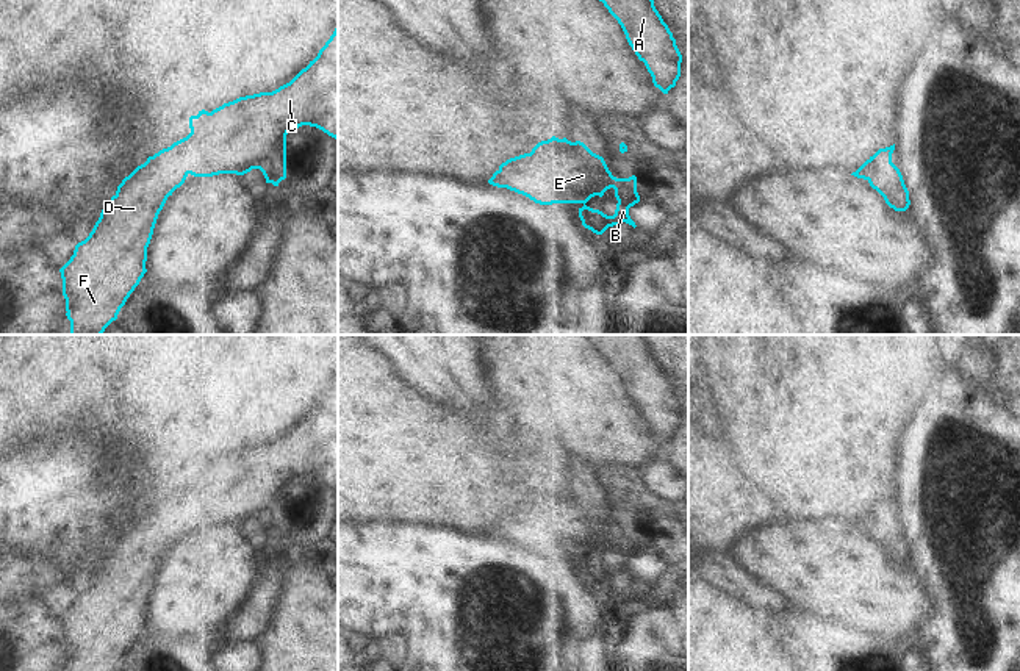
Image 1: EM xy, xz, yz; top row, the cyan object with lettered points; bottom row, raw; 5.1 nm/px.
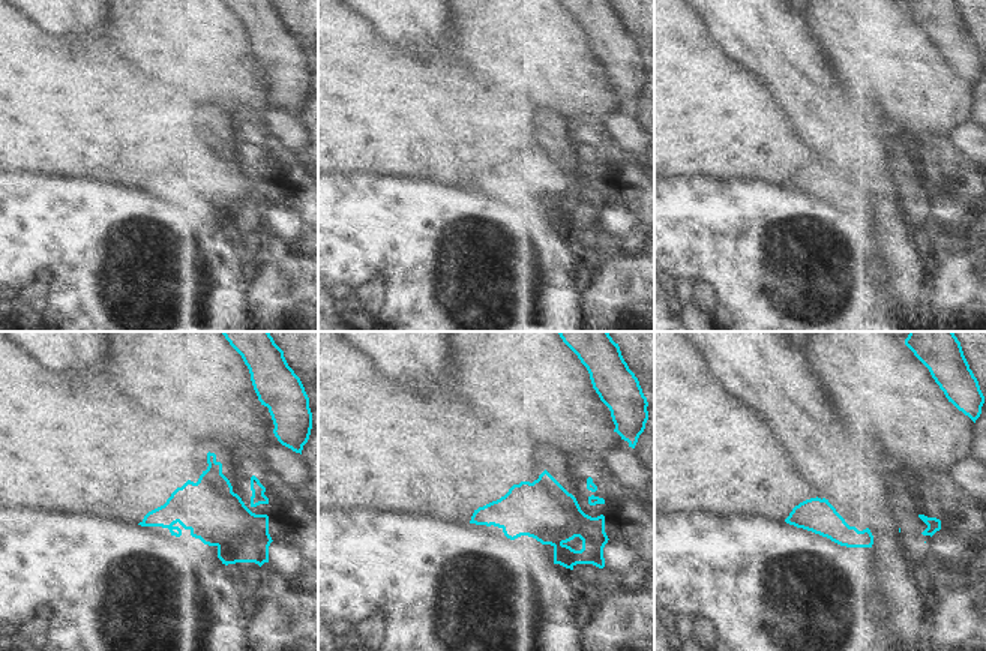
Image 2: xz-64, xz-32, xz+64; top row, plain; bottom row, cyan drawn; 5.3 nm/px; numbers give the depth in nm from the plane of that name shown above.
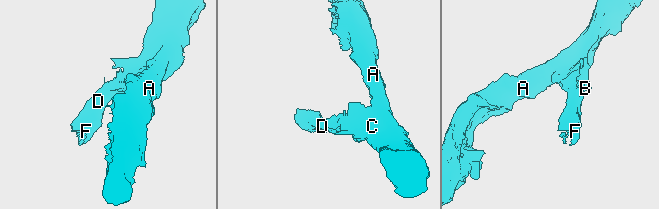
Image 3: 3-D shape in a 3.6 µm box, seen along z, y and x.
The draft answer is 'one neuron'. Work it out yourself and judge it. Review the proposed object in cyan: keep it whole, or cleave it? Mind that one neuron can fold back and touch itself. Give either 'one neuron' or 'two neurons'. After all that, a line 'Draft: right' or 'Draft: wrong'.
one neuron
Draft: right

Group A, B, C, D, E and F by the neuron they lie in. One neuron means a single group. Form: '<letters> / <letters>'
A B C D E F

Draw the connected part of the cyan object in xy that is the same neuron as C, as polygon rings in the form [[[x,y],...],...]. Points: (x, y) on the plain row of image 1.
[[[338,377],[319,400],[318,407],[302,419],[289,433],[272,443],[260,443],[239,447],[224,454],[211,463],[202,460],[189,468],[191,483],[160,501],[138,516],[117,536],[116,544],[103,557],[99,571],[89,587],[75,596],[70,610],[59,619],[63,629],[63,646],[66,649],[66,666],[69,671],[116,671],[120,658],[147,623],[147,597],[160,562],[172,543],[180,538],[186,527],[213,527],[219,524],[244,526],[260,519],[266,533],[278,536],[286,529],[286,485],[293,479],[310,475],[338,490]]]

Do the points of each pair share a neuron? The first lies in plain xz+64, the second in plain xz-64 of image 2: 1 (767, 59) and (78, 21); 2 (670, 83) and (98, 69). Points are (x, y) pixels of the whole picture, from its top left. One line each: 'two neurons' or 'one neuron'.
1: one neuron
2: one neuron

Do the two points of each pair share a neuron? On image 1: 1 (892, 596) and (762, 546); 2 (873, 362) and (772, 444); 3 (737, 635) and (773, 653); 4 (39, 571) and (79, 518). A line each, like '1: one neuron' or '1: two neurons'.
1: one neuron
2: one neuron
3: one neuron
4: two neurons

